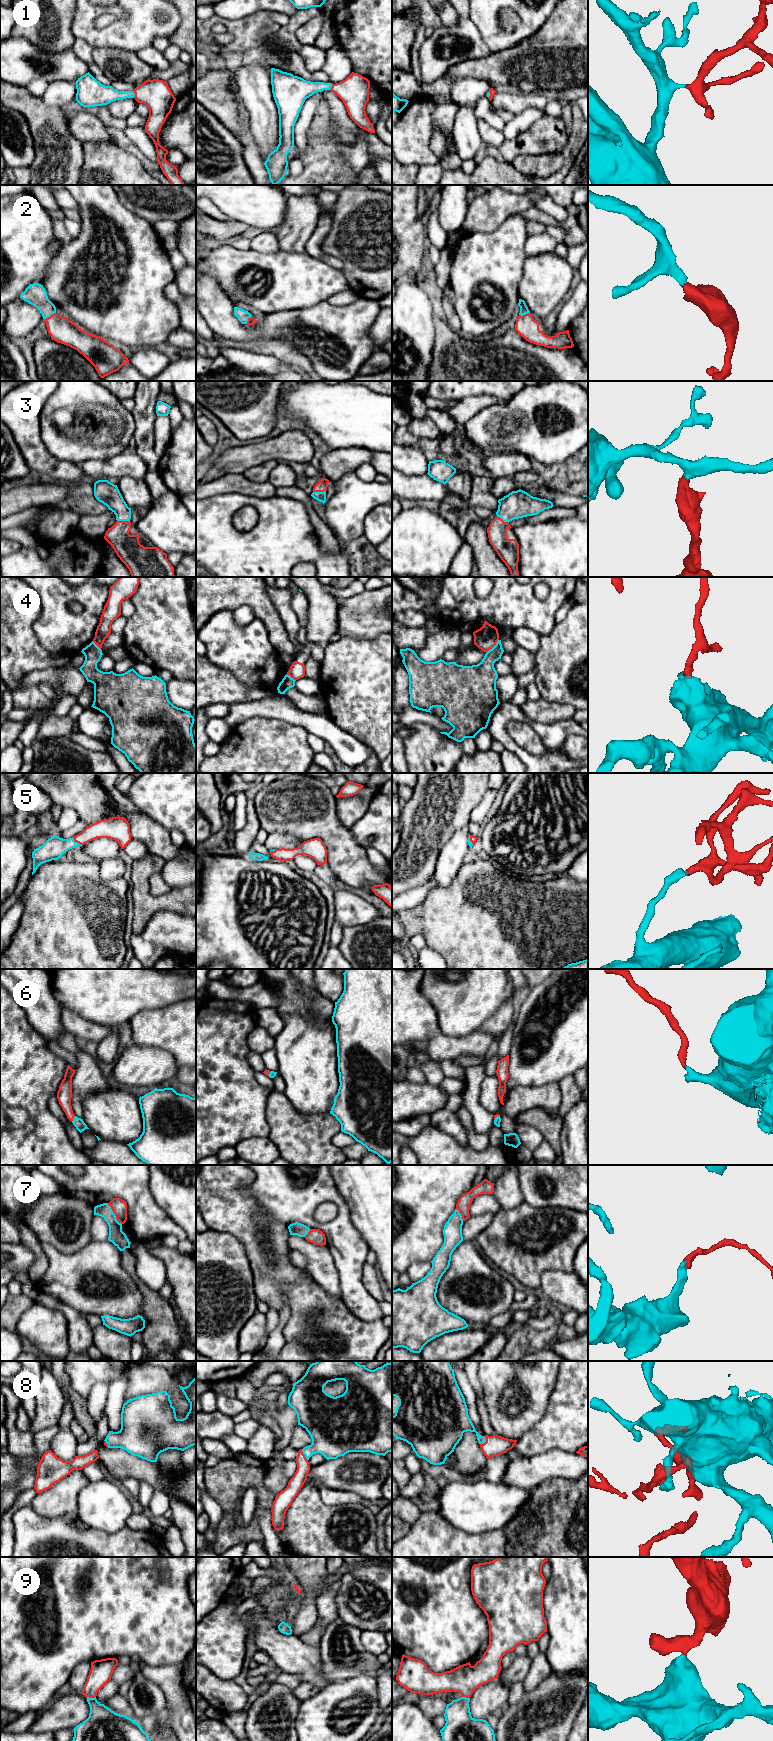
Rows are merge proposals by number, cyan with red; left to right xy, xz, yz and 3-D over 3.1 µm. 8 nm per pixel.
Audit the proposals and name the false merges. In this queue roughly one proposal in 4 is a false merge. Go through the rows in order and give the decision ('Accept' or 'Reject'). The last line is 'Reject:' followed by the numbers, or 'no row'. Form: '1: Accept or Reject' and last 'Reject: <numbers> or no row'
1: Accept
2: Accept
3: Accept
4: Reject
5: Accept
6: Accept
7: Reject
8: Accept
9: Accept
Reject: 4, 7

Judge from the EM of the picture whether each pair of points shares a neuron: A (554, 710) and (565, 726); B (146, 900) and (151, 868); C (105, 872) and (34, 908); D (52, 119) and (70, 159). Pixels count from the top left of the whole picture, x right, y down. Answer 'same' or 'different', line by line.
A: different
B: same
C: different
D: same

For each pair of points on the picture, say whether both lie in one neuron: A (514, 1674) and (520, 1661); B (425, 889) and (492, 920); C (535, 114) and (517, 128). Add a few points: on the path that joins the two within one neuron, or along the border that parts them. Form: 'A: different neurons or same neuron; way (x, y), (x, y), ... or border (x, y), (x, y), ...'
A: same neuron; way (517, 1671), (520, 1664)
B: different neurons; border (438, 885), (423, 902), (413, 907)
C: same neuron; way (531, 115), (521, 124)

